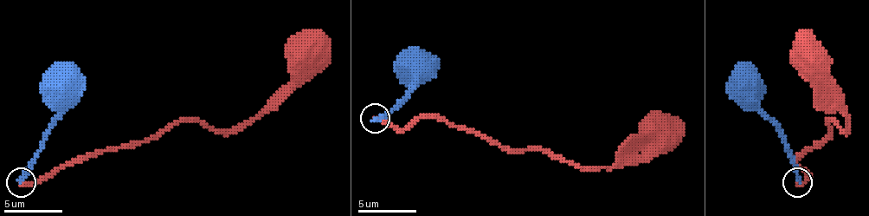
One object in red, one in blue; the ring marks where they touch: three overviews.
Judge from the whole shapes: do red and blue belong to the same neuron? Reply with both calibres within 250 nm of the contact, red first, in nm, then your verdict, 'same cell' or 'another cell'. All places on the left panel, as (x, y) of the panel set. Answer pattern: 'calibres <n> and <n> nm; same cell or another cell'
calibres 240 and 280 nm; another cell

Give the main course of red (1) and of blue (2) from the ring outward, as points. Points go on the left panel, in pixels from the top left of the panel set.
1: (20, 183), (52, 177), (67, 165), (154, 136), (181, 121), (198, 121), (213, 130), (241, 130), (306, 60)
2: (20, 183), (49, 124), (61, 109), (61, 89)

